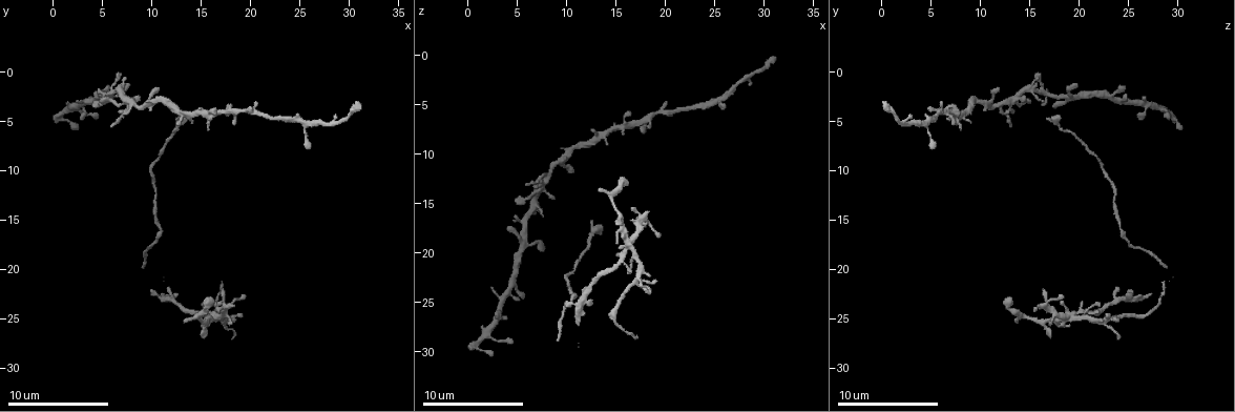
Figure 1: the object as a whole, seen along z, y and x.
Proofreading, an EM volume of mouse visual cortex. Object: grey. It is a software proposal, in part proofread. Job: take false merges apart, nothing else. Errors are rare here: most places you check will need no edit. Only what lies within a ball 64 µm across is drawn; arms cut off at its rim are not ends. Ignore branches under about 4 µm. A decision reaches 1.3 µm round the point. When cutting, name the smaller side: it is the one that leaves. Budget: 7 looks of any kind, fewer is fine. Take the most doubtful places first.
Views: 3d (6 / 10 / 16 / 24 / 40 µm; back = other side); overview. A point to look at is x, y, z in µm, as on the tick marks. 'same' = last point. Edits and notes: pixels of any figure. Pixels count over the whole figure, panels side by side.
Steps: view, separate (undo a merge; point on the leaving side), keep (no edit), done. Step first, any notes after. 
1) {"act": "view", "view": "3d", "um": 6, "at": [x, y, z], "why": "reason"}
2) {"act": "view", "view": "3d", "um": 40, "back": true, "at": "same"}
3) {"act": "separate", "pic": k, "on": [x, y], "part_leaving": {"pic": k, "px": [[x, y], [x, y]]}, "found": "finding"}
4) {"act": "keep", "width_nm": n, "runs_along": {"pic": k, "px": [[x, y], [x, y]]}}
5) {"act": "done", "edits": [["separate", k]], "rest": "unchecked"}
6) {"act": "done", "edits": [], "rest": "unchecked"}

{"act": "view", "view": "3d", "um": 16, "at": [17.6, 23.8, 17.0], "why": "calibre changes"}

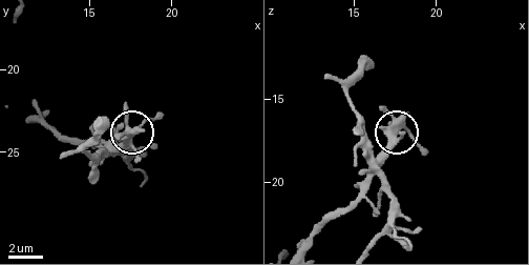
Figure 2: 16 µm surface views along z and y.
{"act": "keep", "found": "continuous, no second cell"}

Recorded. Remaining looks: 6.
{"act": "view", "view": "3d", "um": 10, "at": [27.2, 5.2, 3.2], "why": "calibre changes"}

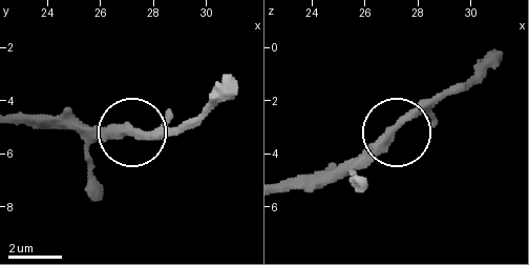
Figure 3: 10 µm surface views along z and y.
{"act": "view", "view": "3d", "um": 10, "back": true, "at": [27.1, 5.2, 3.0], "why": "other side"}

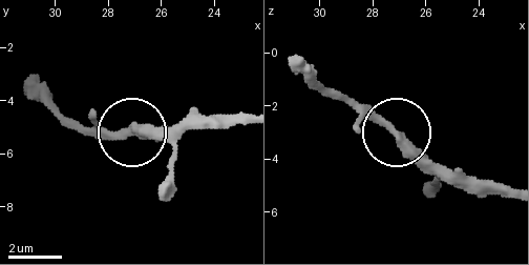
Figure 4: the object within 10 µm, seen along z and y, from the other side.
{"act": "keep", "runs_along": {"pic": 4, "px": [[507, 195], [452, 184], [346, 96]]}, "found": "one cell here"}

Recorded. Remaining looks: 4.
{"act": "view", "view": "3d", "um": 16, "at": [10.6, 12.4, 23.4], "why": "thin neck"}

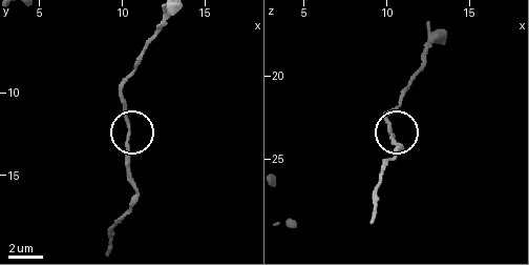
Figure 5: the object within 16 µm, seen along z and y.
{"act": "keep", "runs_along": {"pic": 5, "px": [[131, 73], [120, 96], [128, 130], [128, 176]]}, "found": "one cell here"}

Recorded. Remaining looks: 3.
{"act": "view", "view": "3d", "um": 16, "at": [12.6, 4.6, 16.8], "why": "a narrow waist"}

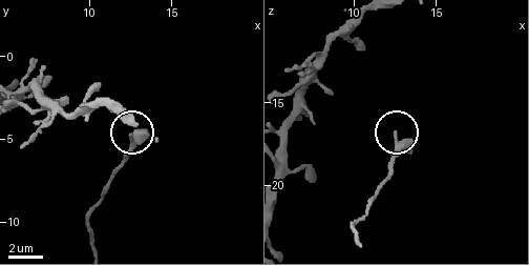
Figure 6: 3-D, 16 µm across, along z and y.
{"act": "keep", "width_nm": 220, "runs_along": {"pic": 6, "px": [[99, 199], [125, 158], [131, 134]]}, "found": "one cell here"}

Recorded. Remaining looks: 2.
{"act": "done", "edits": [], "rest": "unchecked"}

